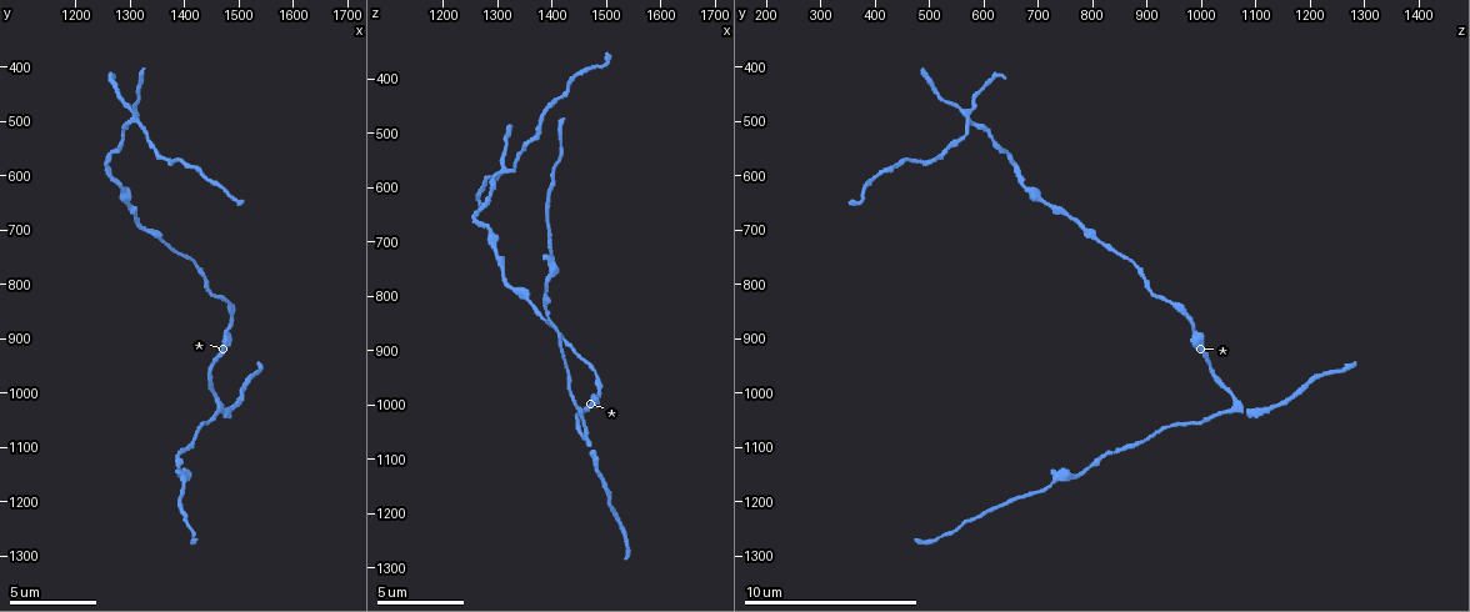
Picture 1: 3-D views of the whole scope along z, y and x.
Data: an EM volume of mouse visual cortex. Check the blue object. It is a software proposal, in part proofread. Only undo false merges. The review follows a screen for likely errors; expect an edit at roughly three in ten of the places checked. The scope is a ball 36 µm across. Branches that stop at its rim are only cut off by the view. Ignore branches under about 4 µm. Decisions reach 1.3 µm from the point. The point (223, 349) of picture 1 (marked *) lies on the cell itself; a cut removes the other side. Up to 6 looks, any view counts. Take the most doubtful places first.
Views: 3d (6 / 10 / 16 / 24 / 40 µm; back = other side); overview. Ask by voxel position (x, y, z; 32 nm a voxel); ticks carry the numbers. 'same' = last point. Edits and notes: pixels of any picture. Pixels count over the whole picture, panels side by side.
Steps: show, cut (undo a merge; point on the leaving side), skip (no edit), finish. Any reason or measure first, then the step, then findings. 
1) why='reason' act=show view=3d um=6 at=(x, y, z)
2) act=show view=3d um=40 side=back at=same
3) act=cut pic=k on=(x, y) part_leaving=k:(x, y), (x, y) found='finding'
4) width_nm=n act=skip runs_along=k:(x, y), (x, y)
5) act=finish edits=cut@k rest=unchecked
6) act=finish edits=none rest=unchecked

why='four or more arms meet' act=show view=3d um=6 at=(1320, 500, 570)

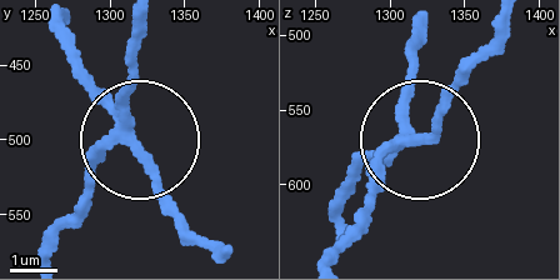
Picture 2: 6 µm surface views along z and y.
act=cut pic=2 on=(158, 190) part_leaving=2:(125, 125), (156, 189), (220, 253) found='a second cell is stuck on'

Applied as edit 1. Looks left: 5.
why='three-way junction' act=show view=3d um=10 at=(1470, 1030, 1070)

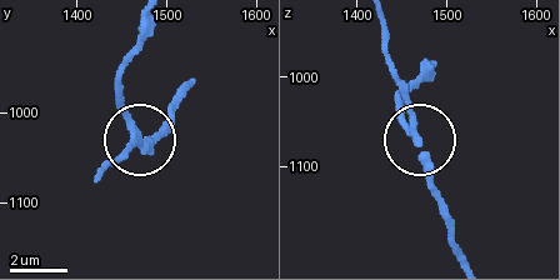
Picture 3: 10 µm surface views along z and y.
arms=3 act=skip found='one cell here'

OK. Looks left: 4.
why='redraw' act=show view=overview

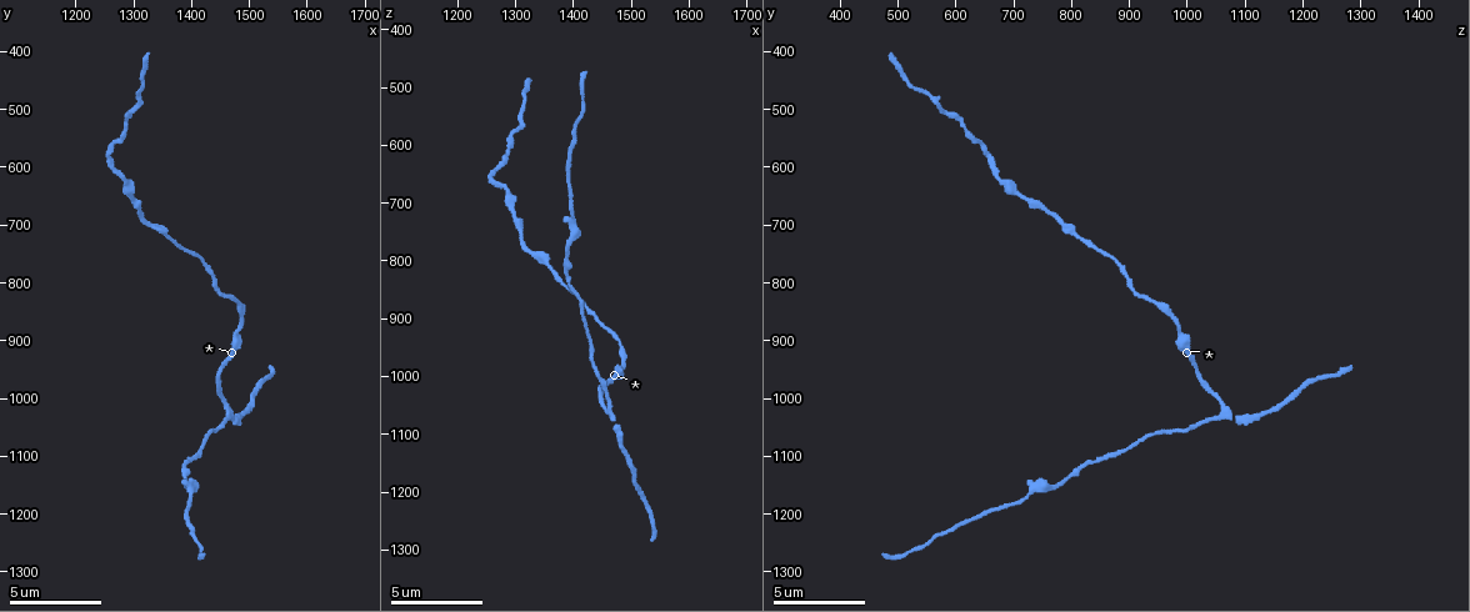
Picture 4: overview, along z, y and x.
why='calibre changes' act=show view=3d um=10 at=(1390, 1140, 795)

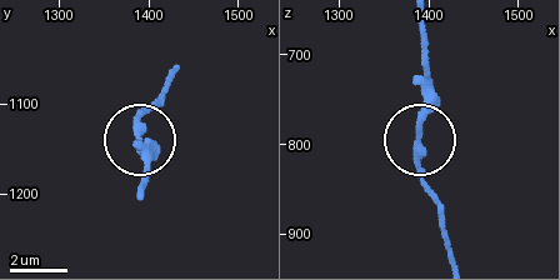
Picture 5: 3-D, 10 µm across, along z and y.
act=show view=3d um=6 at=(1390, 1135, 790)

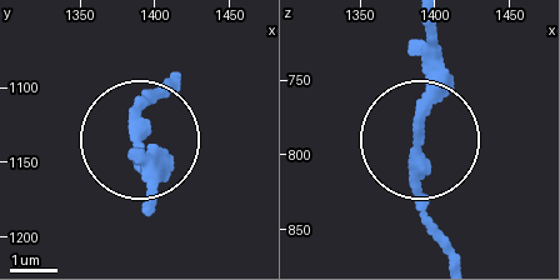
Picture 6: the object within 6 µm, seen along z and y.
width_nm=240 act=skip runs_along=6:(175, 78), (139, 105), (151, 185) found='all the same cell'

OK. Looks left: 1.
act=finish edits=cut@2 rest=unchecked

